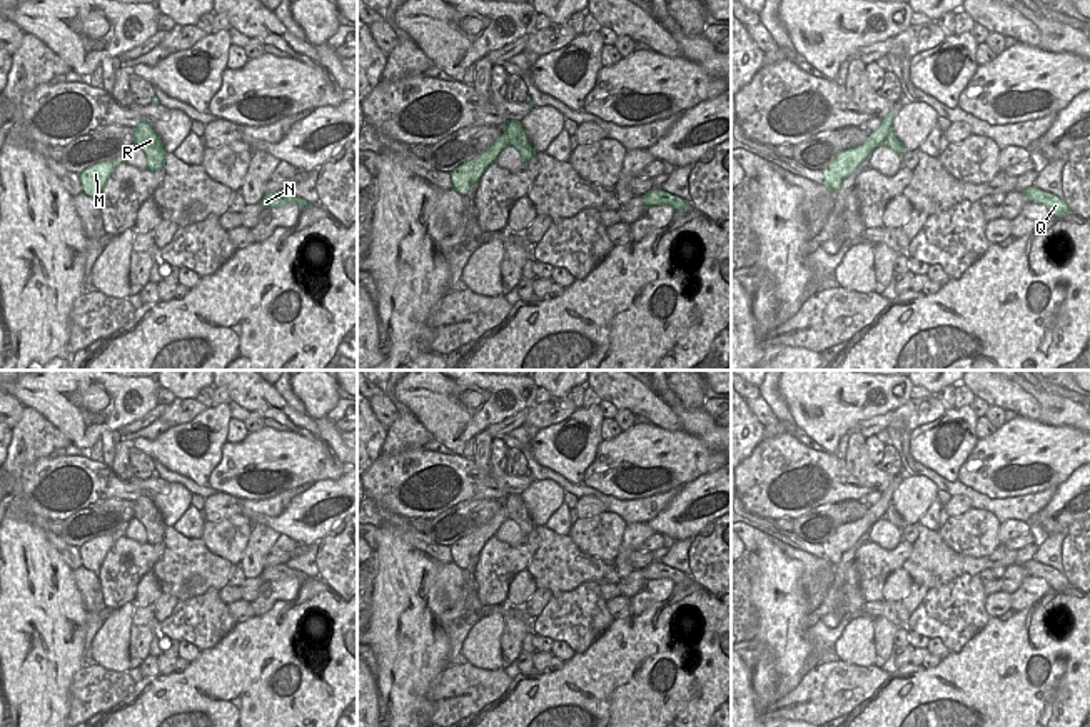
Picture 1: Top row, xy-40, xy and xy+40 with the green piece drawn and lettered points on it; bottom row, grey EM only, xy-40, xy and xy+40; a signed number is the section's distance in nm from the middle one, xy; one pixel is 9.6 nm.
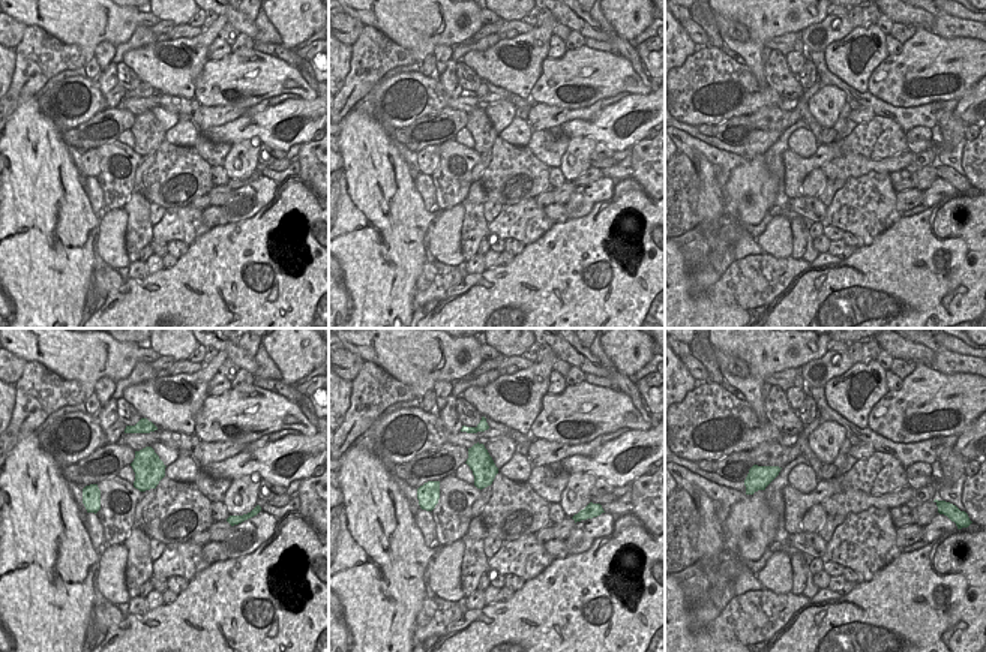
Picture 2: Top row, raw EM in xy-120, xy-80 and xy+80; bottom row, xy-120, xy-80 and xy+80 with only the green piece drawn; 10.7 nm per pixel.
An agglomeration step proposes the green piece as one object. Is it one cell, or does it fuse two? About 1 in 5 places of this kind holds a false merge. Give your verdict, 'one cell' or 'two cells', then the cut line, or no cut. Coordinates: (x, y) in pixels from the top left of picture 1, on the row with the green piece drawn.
two cells | xy+40 (868, 137), (878, 145)

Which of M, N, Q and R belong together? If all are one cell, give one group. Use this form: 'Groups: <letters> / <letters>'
Groups: M / N Q R.

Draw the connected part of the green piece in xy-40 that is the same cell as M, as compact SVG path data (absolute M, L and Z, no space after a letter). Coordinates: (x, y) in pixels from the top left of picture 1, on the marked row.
M124 150L115 160L112 162L102 162L102 163L97 163L90 168L85 168L80 175L80 183L82 183L82 190L87 197L92 197L92 198L98 198L105 183L107 183L107 178L110 177L110 173L114 172L114 168L125 162L125 155L127 155L129 150Z

